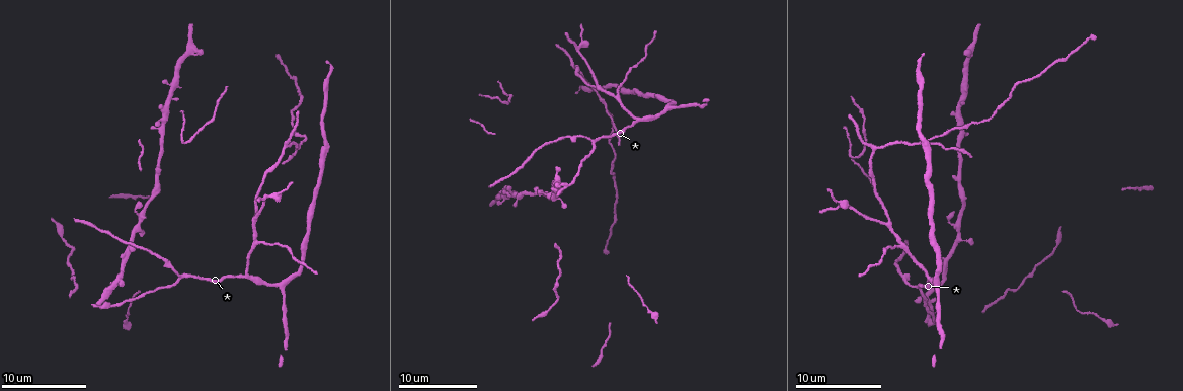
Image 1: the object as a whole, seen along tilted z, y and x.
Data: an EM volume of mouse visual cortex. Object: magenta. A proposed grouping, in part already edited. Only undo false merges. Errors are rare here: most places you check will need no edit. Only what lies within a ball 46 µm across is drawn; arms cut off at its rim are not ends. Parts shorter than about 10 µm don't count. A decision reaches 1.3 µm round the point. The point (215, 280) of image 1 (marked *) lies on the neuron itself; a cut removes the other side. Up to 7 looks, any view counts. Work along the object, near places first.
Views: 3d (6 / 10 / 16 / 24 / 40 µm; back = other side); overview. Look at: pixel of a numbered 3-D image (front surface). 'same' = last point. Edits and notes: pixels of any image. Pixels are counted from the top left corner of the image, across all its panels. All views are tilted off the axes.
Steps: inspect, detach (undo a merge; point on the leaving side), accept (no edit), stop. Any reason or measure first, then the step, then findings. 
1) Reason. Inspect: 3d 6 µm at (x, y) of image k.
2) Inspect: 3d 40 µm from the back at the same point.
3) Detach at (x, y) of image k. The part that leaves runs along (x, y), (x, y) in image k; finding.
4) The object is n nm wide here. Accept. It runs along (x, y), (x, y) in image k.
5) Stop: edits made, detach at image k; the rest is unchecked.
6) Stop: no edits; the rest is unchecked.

A fork. Inspect: 3d 6 µm at (592, 142) of image 1.

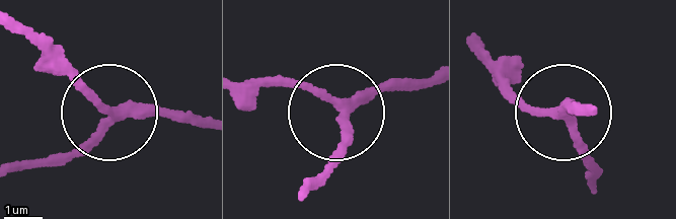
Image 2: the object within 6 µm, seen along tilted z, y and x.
Accept. It runs along (433, 74), (373, 86), (344, 111), (290, 86), (241, 83) in image 2; one neuron here.

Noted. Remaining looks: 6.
Three arms meet. Inspect: 3d 16 µm at (638, 120) of image 1.

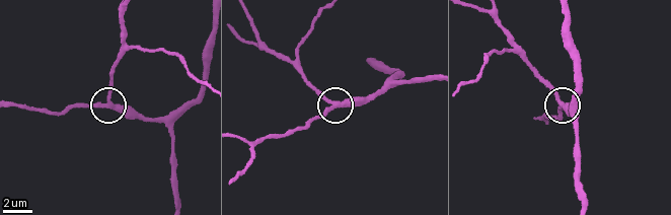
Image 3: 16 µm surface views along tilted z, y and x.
Closer look. Inspect: 3d 6 µm at (112, 100) of image 3.

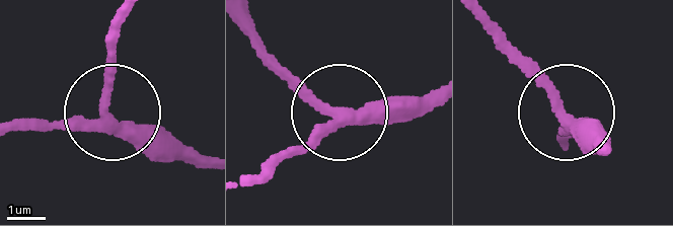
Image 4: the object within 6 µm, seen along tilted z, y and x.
Accept. It runs along (15, 132), (95, 120), (149, 125), (192, 162) in image 4; all the same neuron.

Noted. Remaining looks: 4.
Thick turns thin. Inspect: 3d 6 µm at (932, 139) of image 1.

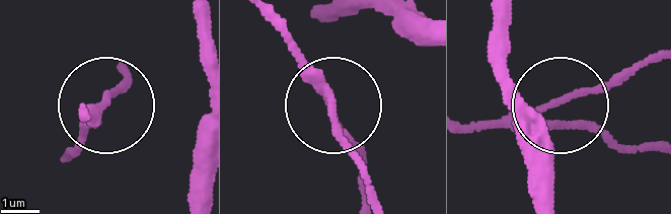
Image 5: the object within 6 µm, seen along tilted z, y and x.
3 arms meet here. Accept. All the same neuron.

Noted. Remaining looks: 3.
Stop: no edits; the rest is unchecked.

